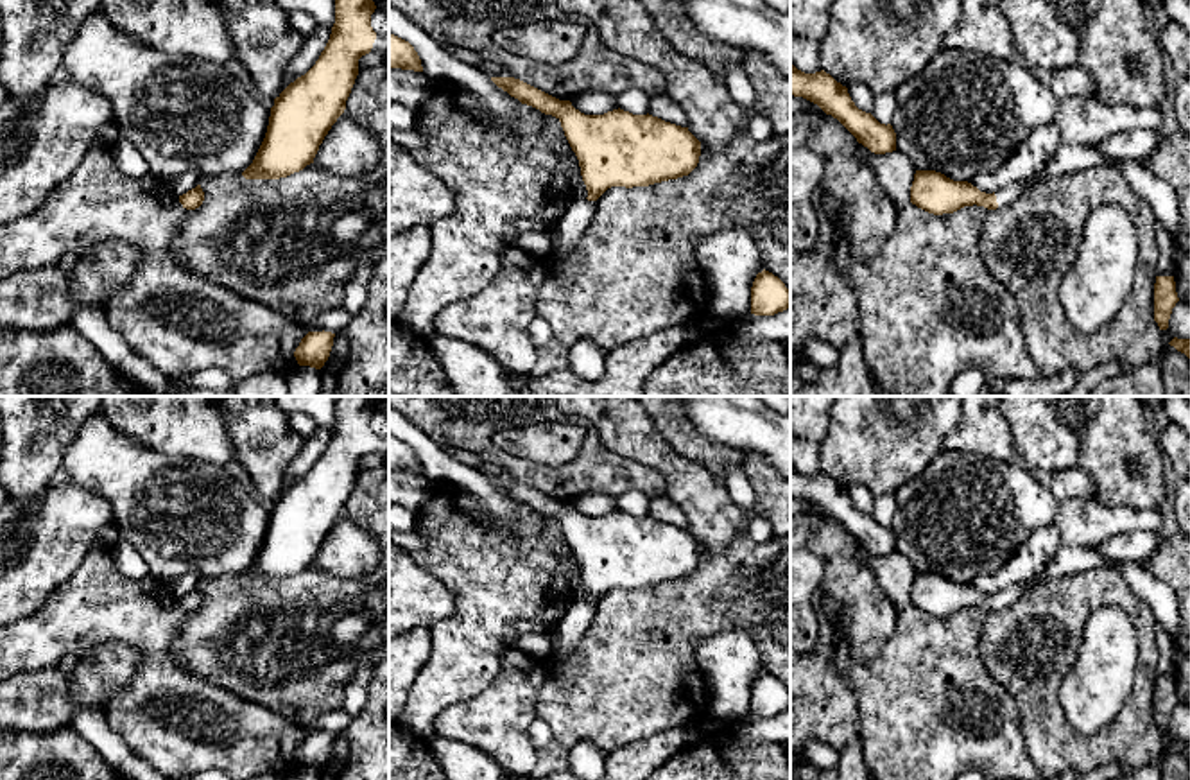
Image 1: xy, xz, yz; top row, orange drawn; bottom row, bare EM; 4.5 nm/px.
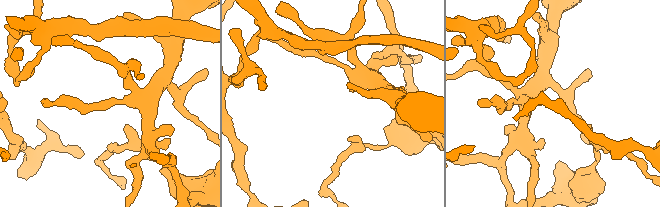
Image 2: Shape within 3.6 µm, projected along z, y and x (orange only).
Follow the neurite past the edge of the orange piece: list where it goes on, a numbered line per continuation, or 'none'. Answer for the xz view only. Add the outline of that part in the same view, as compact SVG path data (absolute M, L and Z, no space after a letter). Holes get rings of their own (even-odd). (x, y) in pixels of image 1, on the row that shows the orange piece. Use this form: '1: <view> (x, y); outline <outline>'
1: xz (565, 235); outline M573 199L550 230L550 247L547 255L563 258L572 253L590 226L595 208L595 201Z

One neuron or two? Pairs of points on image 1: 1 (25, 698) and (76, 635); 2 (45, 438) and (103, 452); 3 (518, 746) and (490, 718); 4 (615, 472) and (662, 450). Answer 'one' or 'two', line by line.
1: two
2: two
3: one
4: two

